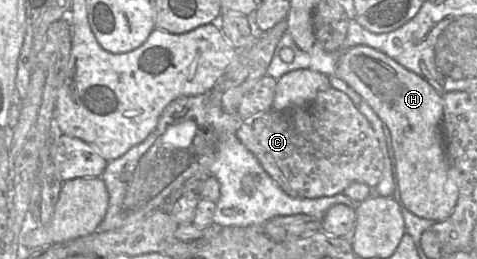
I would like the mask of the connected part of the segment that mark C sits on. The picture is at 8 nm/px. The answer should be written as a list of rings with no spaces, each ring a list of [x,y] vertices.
[[[332,87],[318,92],[306,108],[290,112],[270,109],[244,120],[236,135],[270,177],[292,197],[333,196],[342,193],[353,182],[365,183],[374,188],[384,169],[384,156],[369,121],[345,93]]]

